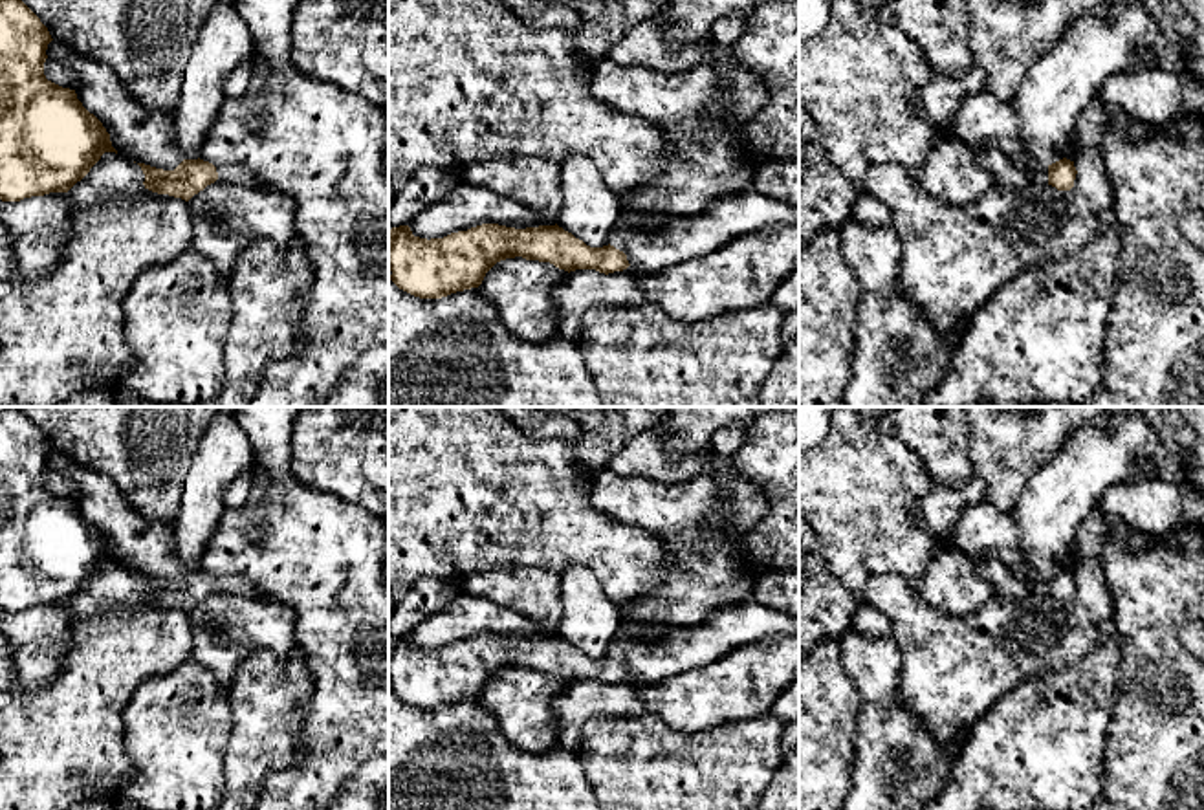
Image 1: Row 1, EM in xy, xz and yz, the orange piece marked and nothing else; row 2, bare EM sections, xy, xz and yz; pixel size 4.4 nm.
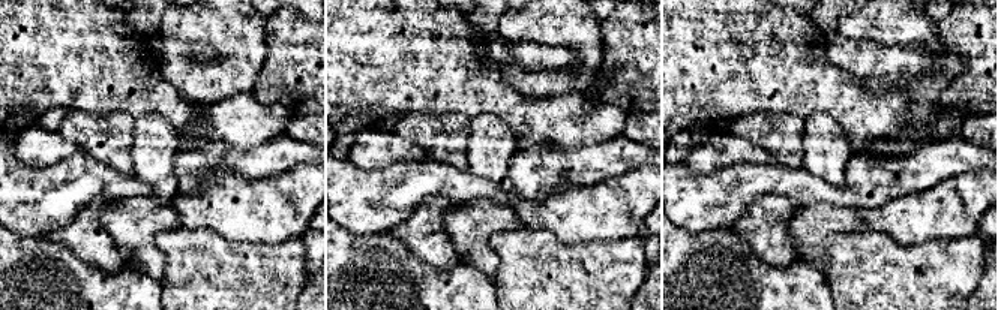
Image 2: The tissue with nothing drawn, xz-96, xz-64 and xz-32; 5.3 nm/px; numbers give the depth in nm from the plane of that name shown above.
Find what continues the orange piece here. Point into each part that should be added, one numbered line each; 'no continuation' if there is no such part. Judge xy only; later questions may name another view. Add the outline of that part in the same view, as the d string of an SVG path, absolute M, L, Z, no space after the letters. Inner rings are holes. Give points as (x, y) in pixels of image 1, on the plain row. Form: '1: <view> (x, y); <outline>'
1: xy (235, 585); M216 577L218 588L249 597L264 597L260 590L246 577Z

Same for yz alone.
1: yz (1038, 583); M1021 568L1021 574L1035 594L1048 594L1048 577L1034 574L1026 568Z

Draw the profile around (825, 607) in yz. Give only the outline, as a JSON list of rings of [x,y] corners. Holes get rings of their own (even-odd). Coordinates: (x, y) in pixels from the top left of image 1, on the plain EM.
[[[799,515],[799,662],[825,638],[841,638],[858,605],[828,568],[821,539]]]

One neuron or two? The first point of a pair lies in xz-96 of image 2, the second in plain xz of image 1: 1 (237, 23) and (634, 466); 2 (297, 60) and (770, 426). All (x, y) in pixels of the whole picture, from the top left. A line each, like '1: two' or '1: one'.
1: one
2: one

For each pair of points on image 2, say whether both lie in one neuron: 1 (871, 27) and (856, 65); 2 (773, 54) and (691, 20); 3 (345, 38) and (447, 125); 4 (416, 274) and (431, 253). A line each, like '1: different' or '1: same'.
1: different
2: same
3: different
4: different

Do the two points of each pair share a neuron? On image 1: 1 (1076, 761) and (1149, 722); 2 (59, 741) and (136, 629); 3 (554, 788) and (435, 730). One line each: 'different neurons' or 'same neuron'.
1: different neurons
2: same neuron
3: same neuron

